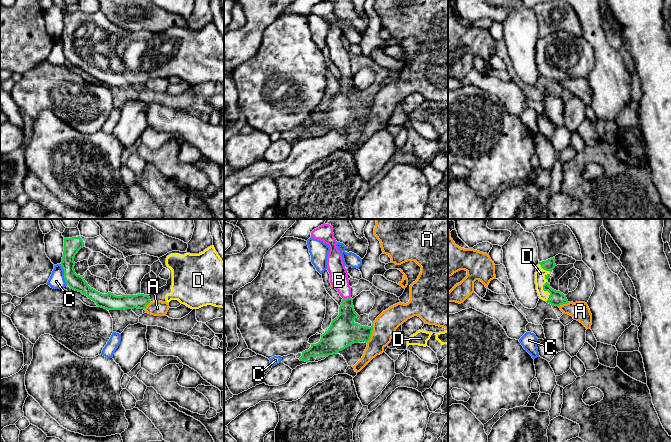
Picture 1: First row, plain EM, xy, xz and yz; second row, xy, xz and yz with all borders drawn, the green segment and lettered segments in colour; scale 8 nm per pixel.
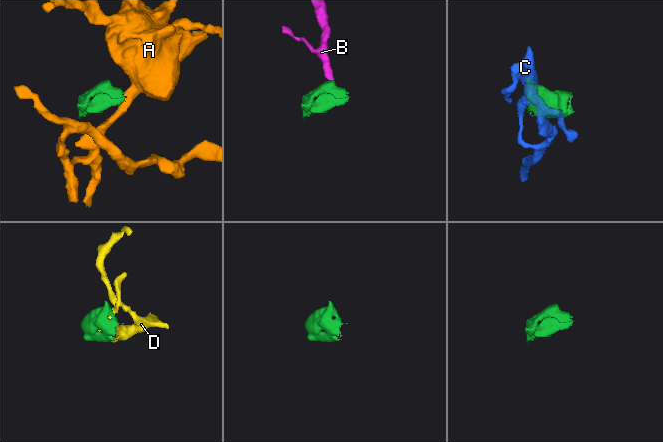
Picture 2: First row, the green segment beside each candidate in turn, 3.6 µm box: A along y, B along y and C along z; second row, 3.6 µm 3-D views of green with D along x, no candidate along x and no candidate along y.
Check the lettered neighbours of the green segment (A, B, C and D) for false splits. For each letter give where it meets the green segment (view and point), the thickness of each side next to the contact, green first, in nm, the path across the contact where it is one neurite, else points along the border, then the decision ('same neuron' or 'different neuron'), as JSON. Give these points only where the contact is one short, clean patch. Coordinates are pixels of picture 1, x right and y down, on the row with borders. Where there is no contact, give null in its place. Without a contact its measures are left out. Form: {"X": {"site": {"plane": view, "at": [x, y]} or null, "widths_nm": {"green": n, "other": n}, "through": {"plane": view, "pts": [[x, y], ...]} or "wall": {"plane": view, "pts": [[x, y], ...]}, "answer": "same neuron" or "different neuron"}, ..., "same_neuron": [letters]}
{"A": {"site": {"plane": "xz", "at": [371, 333]}, "widths_nm": {"green": 240, "other": 190}, "wall": {"plane": "xz", "pts": [[372, 323], [372, 334], [366, 342]]}, "answer": "different neuron"}, "B": {"site": {"plane": "xz", "at": [347, 298]}, "widths_nm": {"green": 200, "other": 150}, "through": {"plane": "xz", "pts": [[343, 328], [346, 317], [347, 298], [339, 280]]}, "answer": "same neuron"}, "C": {"site": {"plane": "xy", "at": [64, 274]}, "widths_nm": {"green": 130, "other": 130}, "wall": {"plane": "xy", "pts": [[60, 264], [63, 270], [63, 278], [67, 284]]}, "answer": "different neuron"}, "D": {"site": {"plane": "yz", "at": [543, 288]}, "widths_nm": {"green": 120, "other": 90}, "answer": "same neuron"}, "same_neuron": ["B", "D"]}

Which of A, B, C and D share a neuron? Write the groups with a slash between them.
A / B D / C

